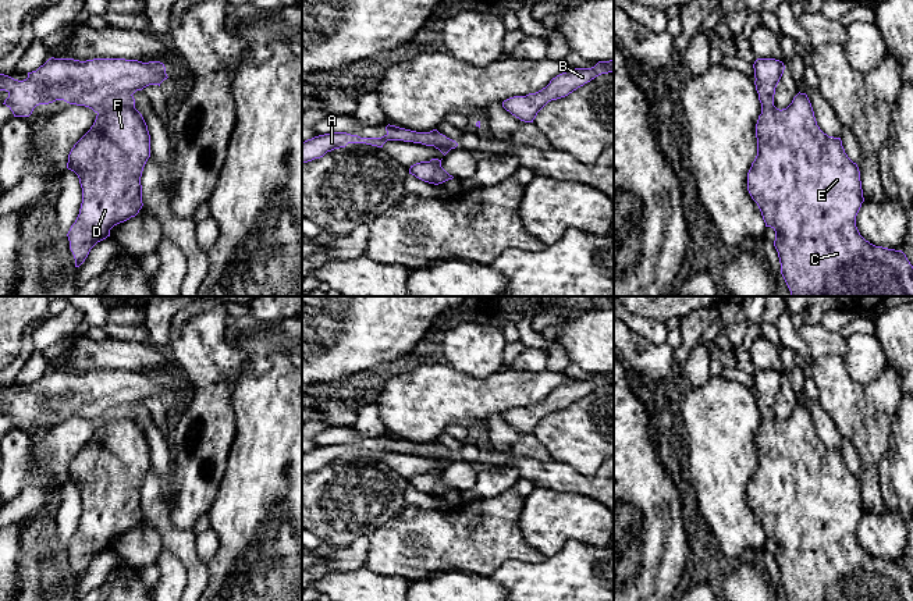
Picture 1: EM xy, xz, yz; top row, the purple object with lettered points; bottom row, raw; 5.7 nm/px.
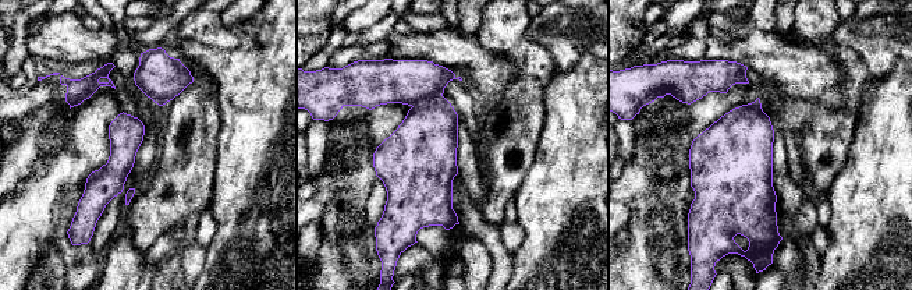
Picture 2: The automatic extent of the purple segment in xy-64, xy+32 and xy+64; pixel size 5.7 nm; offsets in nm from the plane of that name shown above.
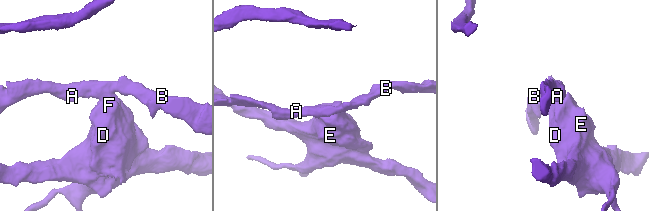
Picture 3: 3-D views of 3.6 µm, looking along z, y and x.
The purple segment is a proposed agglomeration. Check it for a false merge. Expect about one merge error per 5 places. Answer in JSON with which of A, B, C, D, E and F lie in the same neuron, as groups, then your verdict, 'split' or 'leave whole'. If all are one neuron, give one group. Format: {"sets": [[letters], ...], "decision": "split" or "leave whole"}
{"sets": [["A", "B", "C", "D", "E", "F"]], "decision": "leave whole"}

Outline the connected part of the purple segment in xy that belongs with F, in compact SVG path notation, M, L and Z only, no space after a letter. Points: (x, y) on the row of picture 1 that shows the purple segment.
M51 57L36 71L28 72L28 78L24 81L0 74L0 90L8 93L3 104L13 111L14 117L29 117L36 106L49 104L56 100L85 106L97 114L90 129L71 149L67 163L67 168L78 175L82 188L79 214L67 234L70 249L75 259L75 267L79 267L85 262L90 249L97 242L110 237L110 230L114 225L135 217L143 206L141 177L150 157L150 135L142 114L135 109L135 99L132 95L149 85L160 86L167 78L166 67L160 61L142 63L125 58L93 58L79 61L74 58Z

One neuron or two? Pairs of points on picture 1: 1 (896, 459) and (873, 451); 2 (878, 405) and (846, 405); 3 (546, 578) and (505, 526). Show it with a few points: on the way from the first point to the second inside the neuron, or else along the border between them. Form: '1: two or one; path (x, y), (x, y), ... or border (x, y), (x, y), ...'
1: two; border (892, 422), (888, 450), (880, 463), (880, 486)
2: one; path (870, 405), (855, 405)
3: two; border (547, 557), (540, 562), (505, 559), (501, 564)

